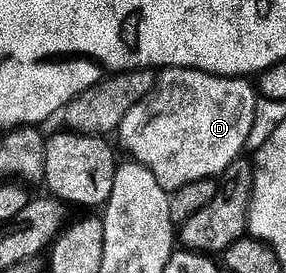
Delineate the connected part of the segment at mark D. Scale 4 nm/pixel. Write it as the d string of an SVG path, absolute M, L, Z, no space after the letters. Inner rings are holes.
M181 68L164 69L159 73L153 97L145 100L139 108L134 108L123 124L132 131L138 131L142 125L151 125L151 157L155 157L155 165L147 168L152 173L163 173L163 181L183 181L183 184L189 185L220 178L233 162L240 160L253 128L258 100L256 86L249 83L227 82ZM167 173L183 173L183 177L167 177Z

